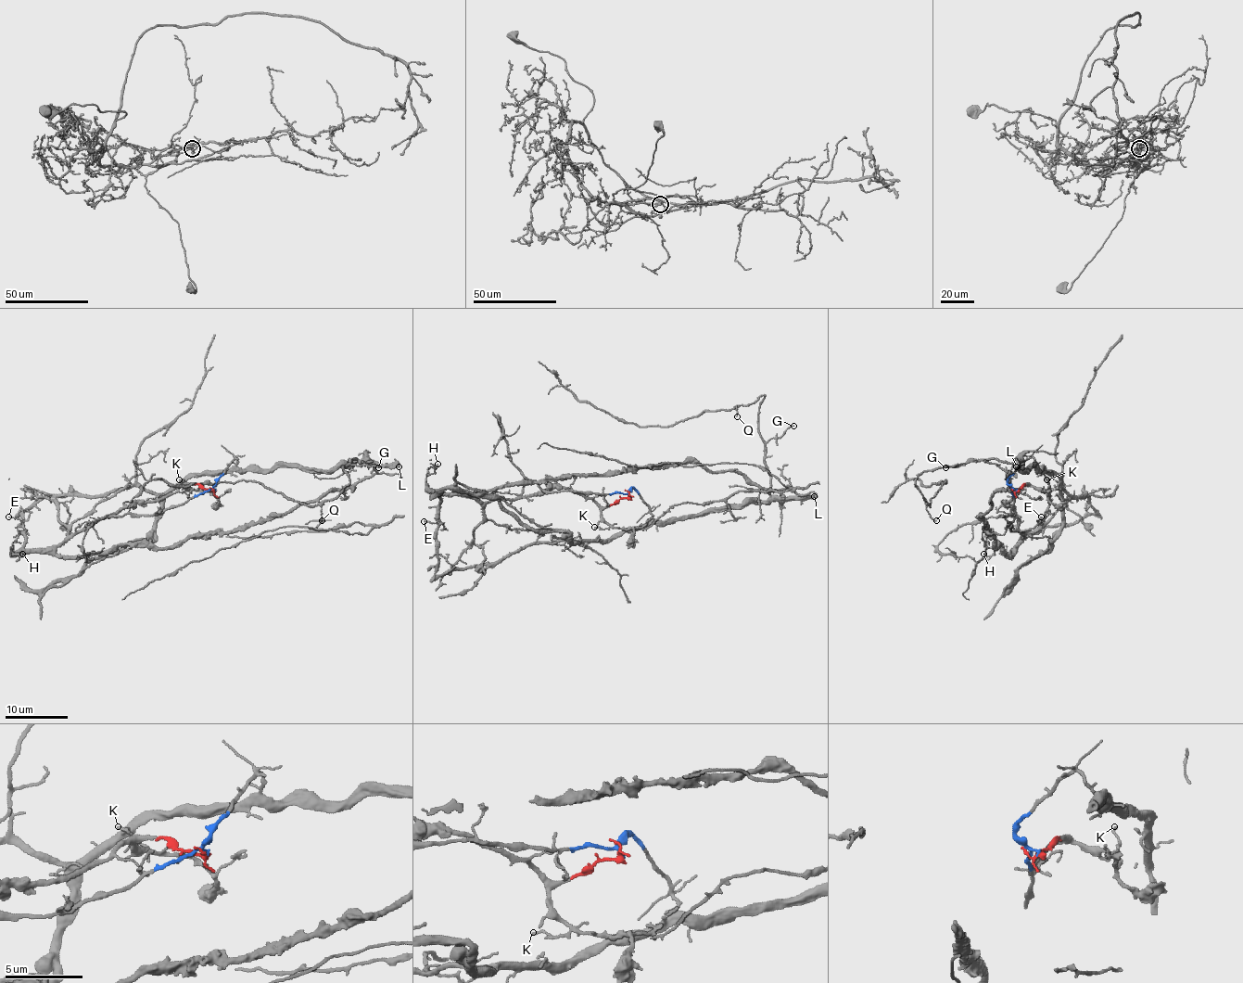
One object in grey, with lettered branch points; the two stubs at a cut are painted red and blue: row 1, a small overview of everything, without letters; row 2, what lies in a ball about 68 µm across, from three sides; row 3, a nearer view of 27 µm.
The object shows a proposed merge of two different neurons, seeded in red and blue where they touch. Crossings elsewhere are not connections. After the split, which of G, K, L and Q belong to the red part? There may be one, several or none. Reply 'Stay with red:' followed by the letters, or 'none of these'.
Stay with red: K

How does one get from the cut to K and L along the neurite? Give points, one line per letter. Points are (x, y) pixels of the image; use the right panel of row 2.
K: (1016, 490), (1023, 485), (1047, 490), (1047, 478)
L: (1016, 490), (1008, 478), (1027, 460), (1032, 457), (1041, 469), (1032, 466), (1025, 469), (1019, 462), (1016, 466)

